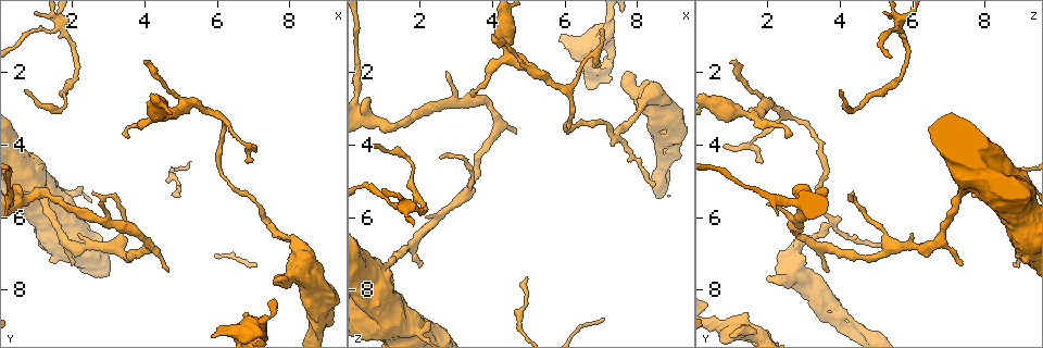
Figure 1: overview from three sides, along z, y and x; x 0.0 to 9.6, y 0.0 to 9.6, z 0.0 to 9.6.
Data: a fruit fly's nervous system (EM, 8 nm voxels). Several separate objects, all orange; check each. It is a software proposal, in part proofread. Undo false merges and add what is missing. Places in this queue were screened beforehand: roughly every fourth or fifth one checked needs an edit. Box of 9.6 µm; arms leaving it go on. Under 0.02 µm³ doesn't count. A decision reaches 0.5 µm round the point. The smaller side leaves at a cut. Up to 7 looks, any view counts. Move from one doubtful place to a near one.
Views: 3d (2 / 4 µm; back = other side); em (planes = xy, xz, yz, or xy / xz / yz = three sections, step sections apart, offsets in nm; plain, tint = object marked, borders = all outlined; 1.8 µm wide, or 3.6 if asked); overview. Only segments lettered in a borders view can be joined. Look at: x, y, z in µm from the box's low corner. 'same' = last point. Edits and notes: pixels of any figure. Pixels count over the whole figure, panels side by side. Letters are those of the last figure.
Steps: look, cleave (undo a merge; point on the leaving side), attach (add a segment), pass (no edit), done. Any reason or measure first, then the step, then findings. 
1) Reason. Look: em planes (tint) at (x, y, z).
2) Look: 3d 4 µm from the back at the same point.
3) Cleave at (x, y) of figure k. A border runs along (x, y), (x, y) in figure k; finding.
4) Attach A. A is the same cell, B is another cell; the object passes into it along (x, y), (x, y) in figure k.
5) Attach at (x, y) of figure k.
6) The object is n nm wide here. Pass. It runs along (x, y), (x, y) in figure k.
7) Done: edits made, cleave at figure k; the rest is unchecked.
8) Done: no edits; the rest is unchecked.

Thin end. Look: em 3.6 µm planes (borders) at (3.95, 1.70, 0.90).

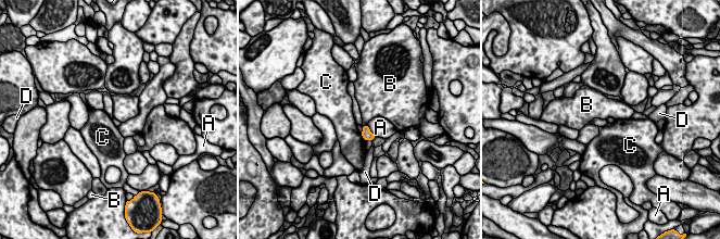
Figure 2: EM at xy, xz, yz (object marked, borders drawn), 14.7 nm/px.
The longest contact is with A, 220 nm. Pass. A, B, C and D are other cells; a border runs along (362, 125), (367, 126) in figure 2; none of them fits.

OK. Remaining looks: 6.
Calibre changes. Look: em planes (borders) at (1.60, 0.60, 5.65).

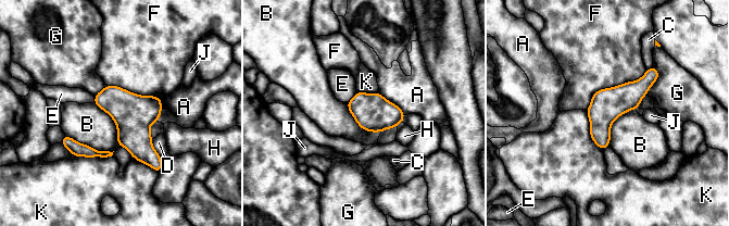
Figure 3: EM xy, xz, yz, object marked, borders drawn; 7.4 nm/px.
Cleave at (101, 153) of figure 3. A, B, C, D, E, F, G, H, J and K are other cells; the part that leaves runs along (653, 70), (602, 122), (602, 146) in figure 3; a second neuron is stuck on.

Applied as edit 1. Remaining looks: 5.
Abrupt turn. Look: 3d 4 µm at (7.15, 9.00, 0.80).

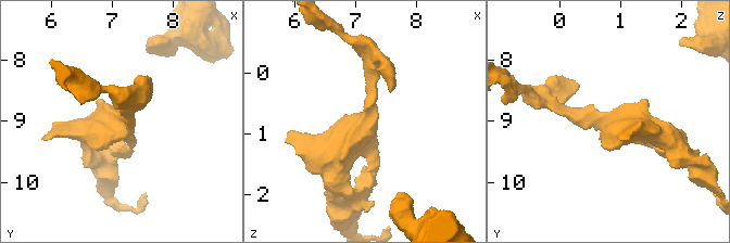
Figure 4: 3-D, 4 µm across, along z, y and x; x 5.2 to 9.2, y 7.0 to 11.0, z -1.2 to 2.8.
The arms are 170, 340 nm wide. Look: em planes (tint) at (7.20, 9.00, 0.80).

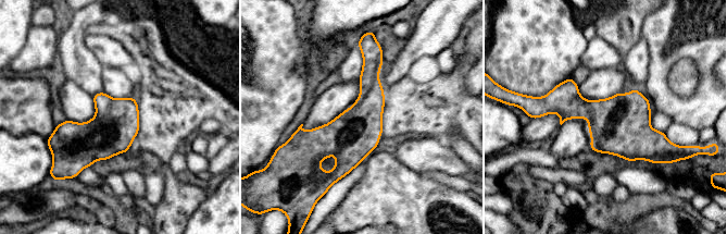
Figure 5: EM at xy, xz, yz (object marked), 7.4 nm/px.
Look: em planes (borders) at the same point.

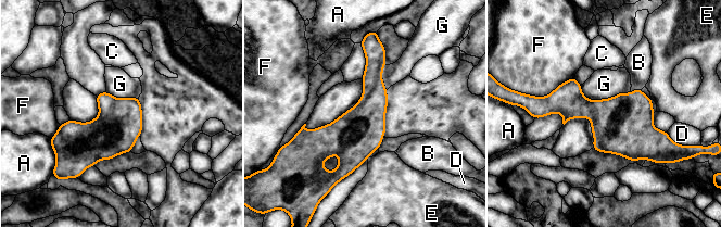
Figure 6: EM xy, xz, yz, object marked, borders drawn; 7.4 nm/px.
The object is 340 nm wide here. Pass. A, B, C, D, E, F and G are other cells; it runs along (370, 49), (372, 105), (342, 175) in figure 6; one neuron here.

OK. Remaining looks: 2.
Done: edits made, cleave at figure 3; the rest is unchecked.

